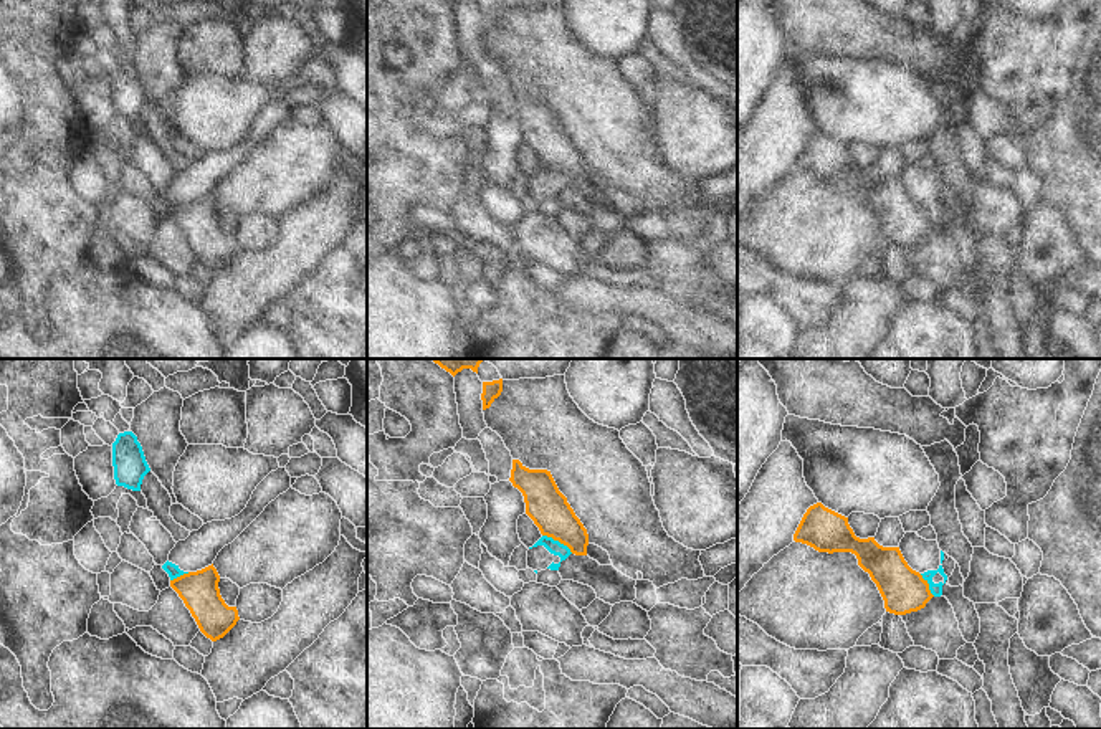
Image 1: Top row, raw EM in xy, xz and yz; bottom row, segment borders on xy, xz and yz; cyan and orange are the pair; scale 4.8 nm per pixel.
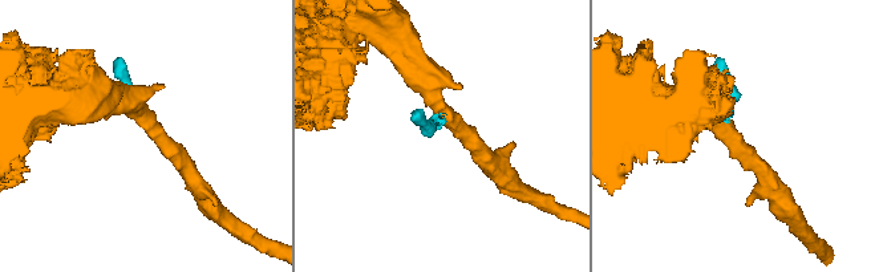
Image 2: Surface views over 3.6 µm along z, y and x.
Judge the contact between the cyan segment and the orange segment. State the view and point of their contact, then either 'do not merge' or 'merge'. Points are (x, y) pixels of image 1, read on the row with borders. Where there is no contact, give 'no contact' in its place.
xz (557, 541) | do not merge

